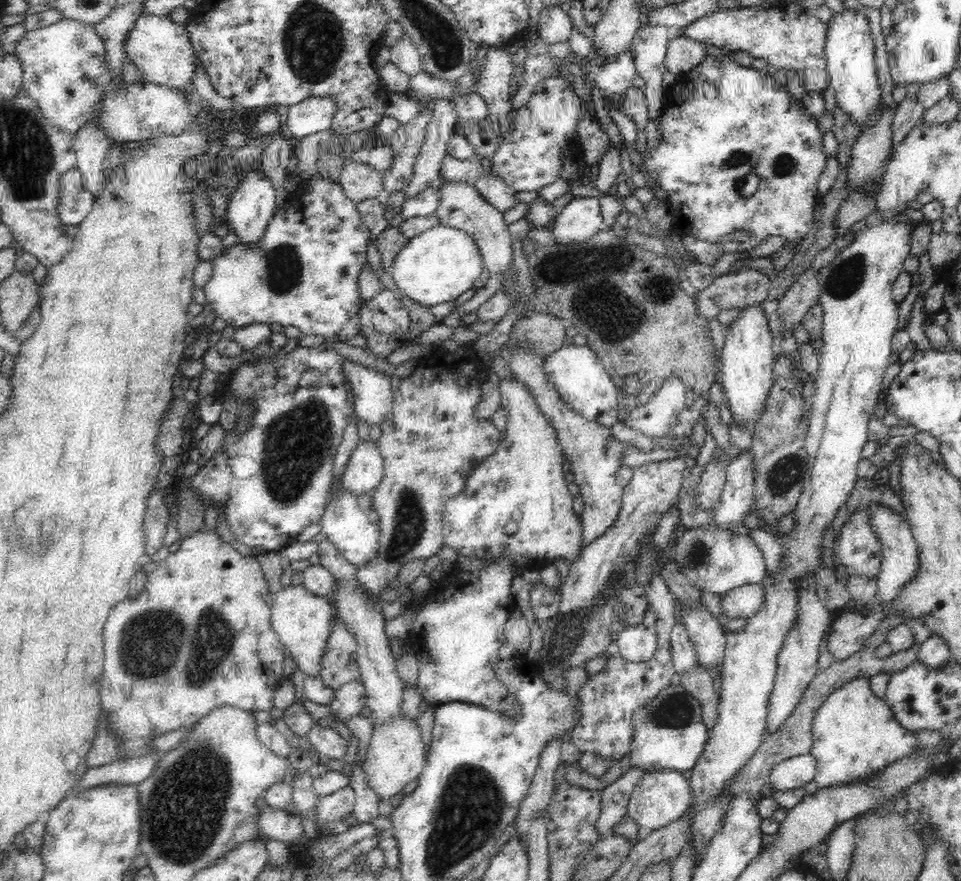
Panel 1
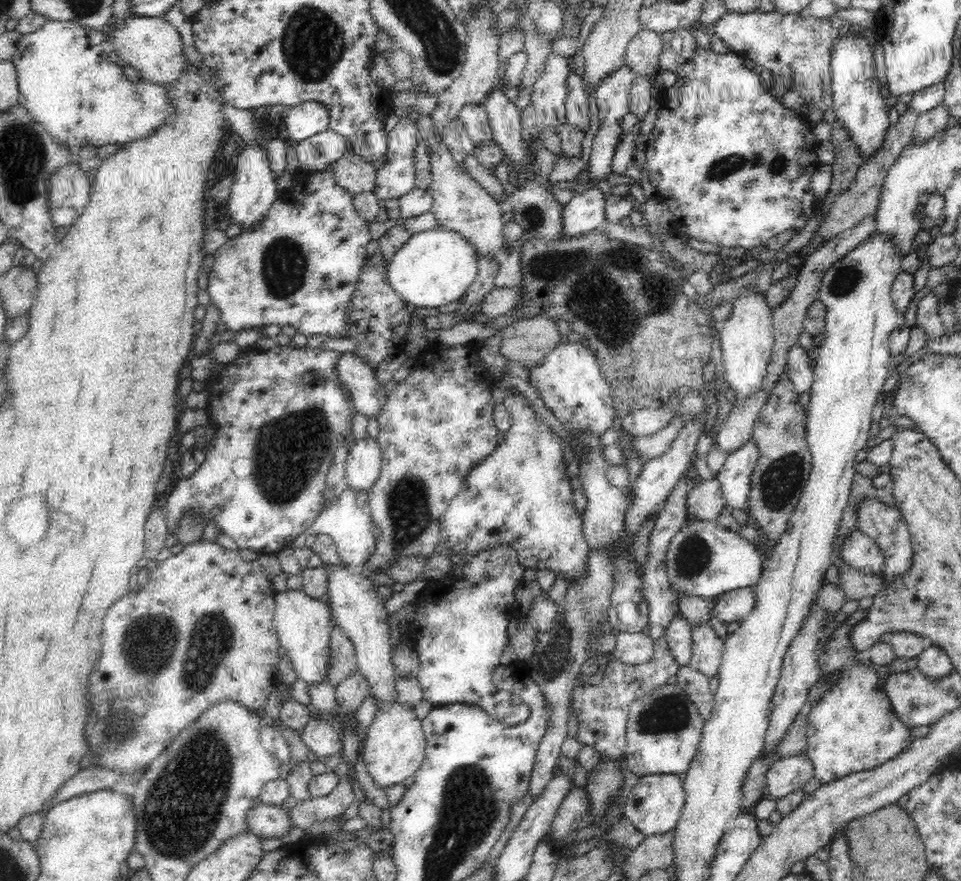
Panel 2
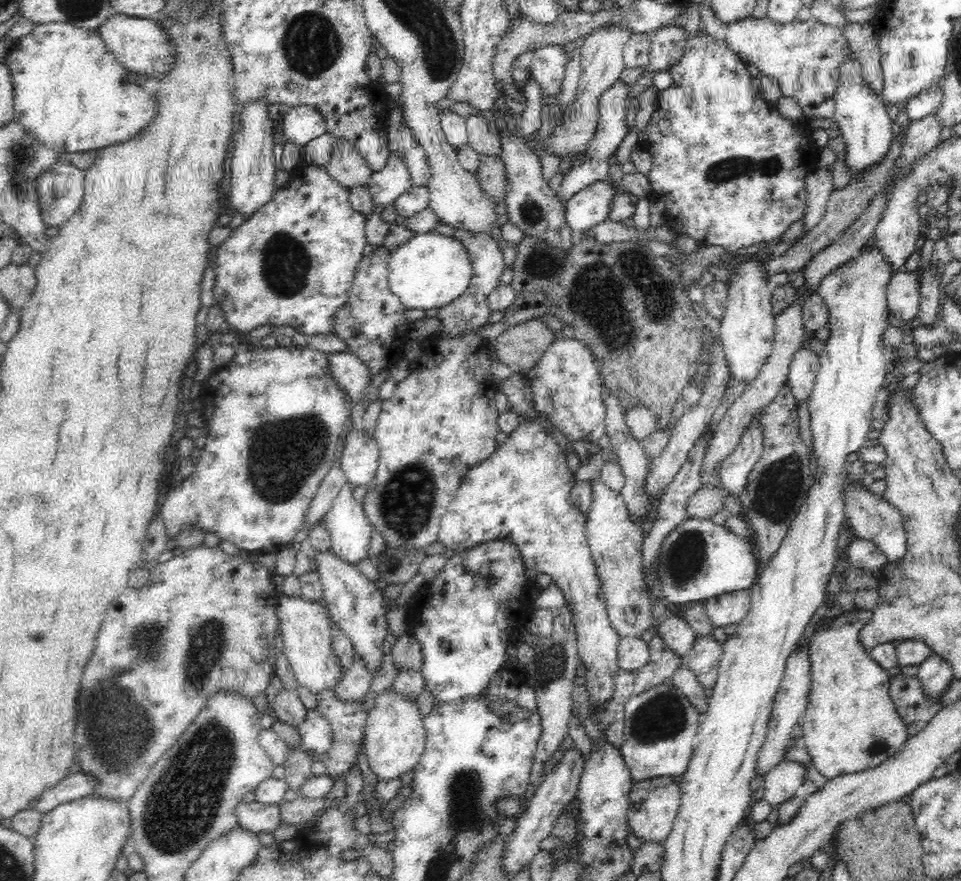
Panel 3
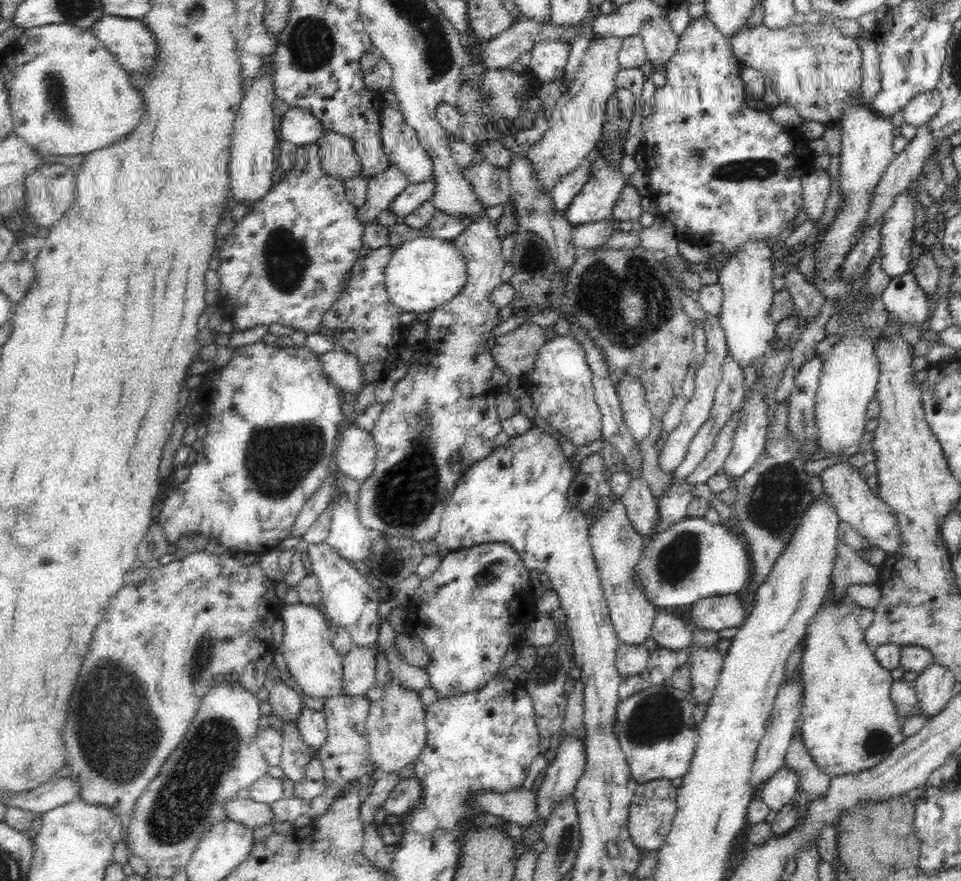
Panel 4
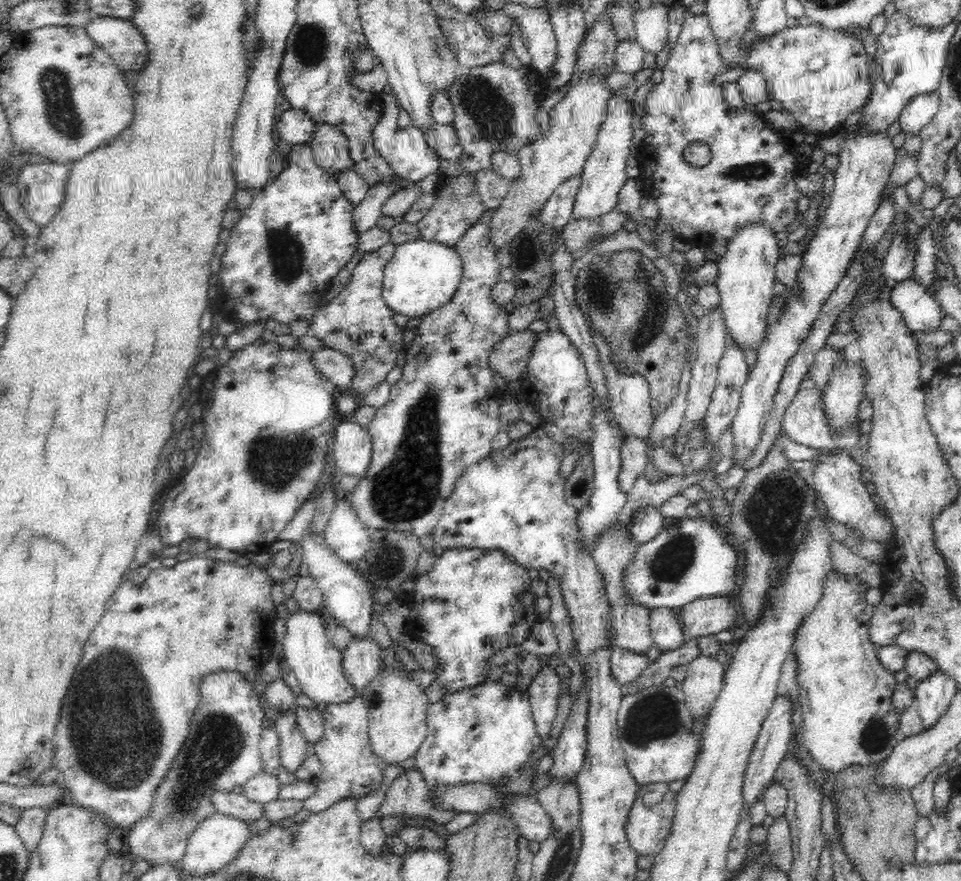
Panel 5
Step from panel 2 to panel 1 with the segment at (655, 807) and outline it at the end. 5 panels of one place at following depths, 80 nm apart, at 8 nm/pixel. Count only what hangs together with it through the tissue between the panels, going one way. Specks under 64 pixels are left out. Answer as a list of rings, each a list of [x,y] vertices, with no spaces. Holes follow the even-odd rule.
[[[670,769],[645,772],[631,794],[627,815],[636,821],[643,833],[650,833],[678,820],[690,808],[690,800],[690,781],[683,773]]]

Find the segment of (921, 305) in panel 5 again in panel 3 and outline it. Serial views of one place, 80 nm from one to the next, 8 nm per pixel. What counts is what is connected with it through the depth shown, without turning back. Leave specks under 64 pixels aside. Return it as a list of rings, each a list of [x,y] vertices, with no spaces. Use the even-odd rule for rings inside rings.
[[[896,271],[886,288],[888,309],[894,319],[906,320],[915,323],[919,311],[921,292],[918,271]]]

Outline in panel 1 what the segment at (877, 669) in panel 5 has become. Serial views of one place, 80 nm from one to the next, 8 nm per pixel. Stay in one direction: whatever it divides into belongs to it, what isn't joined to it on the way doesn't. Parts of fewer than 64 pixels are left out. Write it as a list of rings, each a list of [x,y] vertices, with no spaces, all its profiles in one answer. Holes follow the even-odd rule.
[[[866,675],[854,678],[828,695],[814,714],[811,753],[816,759],[814,782],[818,789],[870,778],[888,764],[921,750],[915,734],[900,726],[884,697],[876,697],[869,684]]]

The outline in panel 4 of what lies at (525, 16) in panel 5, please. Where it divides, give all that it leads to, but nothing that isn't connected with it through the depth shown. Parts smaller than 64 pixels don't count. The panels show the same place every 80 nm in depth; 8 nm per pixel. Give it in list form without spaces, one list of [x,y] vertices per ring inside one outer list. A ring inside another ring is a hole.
[[[540,40],[532,46],[531,61],[526,67],[540,82],[562,79],[571,46],[560,40]]]

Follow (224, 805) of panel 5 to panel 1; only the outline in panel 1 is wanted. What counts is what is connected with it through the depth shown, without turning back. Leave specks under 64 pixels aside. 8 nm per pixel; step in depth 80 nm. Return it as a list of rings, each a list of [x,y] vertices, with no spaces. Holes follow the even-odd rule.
[[[261,804],[258,836],[289,844],[292,840],[298,840],[305,831],[302,819],[298,815],[287,809],[274,810]]]

